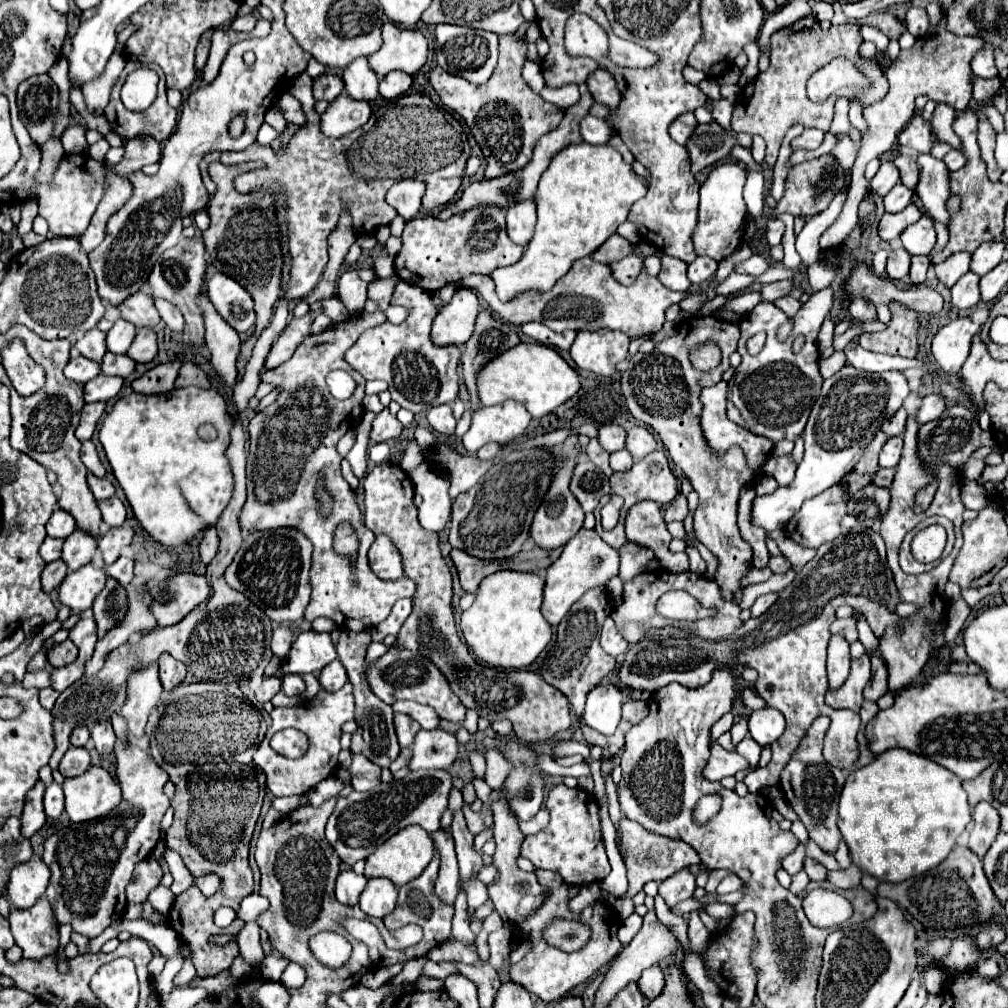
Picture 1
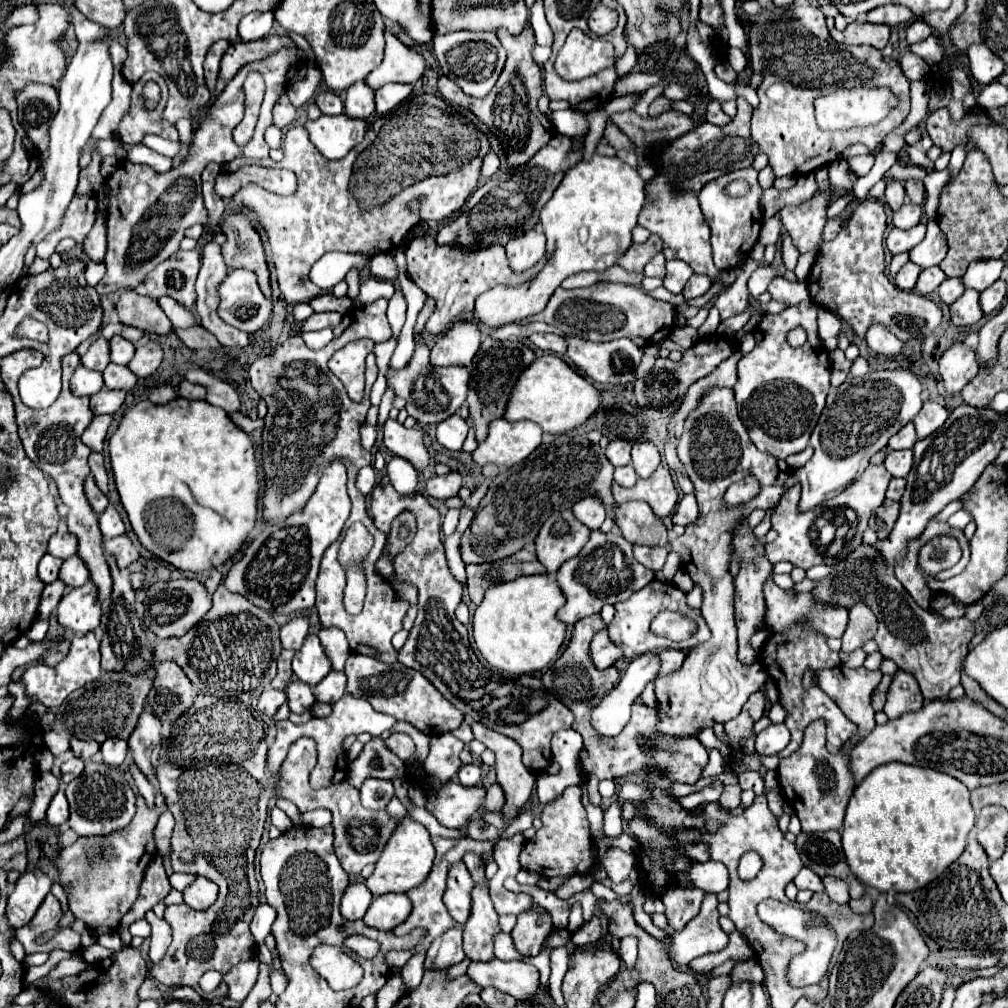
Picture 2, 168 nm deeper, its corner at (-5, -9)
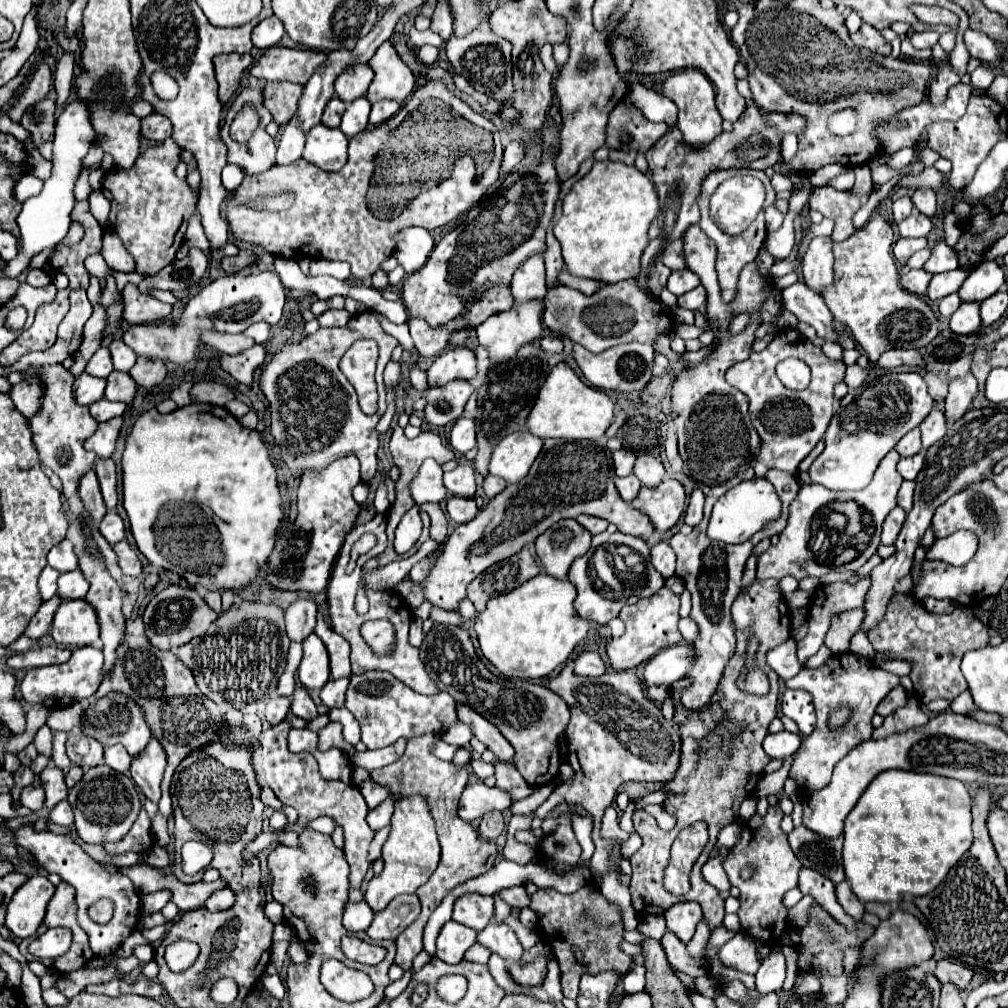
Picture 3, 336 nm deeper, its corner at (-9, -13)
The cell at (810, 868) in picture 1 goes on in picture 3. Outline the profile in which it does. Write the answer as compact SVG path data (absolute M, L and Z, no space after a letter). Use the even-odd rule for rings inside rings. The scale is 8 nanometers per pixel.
M840 882L836 886L836 896L846 914L850 914L854 920L860 920L864 916L864 904L852 894L852 890L848 890L848 882Z

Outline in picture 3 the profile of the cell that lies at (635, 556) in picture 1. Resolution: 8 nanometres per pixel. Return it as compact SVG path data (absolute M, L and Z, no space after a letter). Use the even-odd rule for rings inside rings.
M658 542L652 548L652 564L664 578L674 576L674 564L676 564L674 550L666 542Z

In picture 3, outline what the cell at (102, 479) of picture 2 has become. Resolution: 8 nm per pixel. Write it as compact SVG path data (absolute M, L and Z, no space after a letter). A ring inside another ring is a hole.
M110 458L108 460L98 460L96 462L96 474L98 474L98 480L100 480L100 488L102 488L106 508L114 510L116 502L118 502L118 496L116 496L116 466L114 466L114 462Z

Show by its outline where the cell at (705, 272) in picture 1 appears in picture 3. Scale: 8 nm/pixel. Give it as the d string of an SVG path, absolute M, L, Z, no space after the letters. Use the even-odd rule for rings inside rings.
M702 286L678 296L678 306L690 308L690 310L700 310L706 304L706 290Z

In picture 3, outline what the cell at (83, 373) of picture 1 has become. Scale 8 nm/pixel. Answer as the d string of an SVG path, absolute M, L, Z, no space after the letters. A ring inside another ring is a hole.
M84 372L74 380L74 400L82 406L90 406L96 400L104 398L104 386L106 386L106 380L94 378Z

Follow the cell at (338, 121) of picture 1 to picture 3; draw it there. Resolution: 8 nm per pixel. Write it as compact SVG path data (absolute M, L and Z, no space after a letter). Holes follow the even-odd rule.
M318 124L306 134L302 158L306 158L322 170L338 172L346 162L346 150L348 138L342 134L340 128L326 128Z

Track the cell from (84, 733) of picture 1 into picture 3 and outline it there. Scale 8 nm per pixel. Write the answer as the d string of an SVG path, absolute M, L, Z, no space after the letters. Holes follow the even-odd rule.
M78 732L78 734L68 734L68 742L66 742L66 752L68 758L72 760L72 764L82 766L82 768L92 768L102 764L104 760L104 748L98 740Z

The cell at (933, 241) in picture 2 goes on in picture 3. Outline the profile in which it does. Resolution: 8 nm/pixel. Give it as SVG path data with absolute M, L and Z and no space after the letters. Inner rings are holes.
M938 242L932 250L932 258L924 264L924 270L930 274L940 274L940 272L950 272L960 268L958 262L958 254L946 244L946 242Z

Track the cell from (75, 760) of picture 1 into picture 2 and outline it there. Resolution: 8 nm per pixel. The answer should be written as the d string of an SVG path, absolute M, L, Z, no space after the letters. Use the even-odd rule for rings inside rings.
M70 758L68 762L62 764L62 782L72 782L84 772L84 760L82 758Z

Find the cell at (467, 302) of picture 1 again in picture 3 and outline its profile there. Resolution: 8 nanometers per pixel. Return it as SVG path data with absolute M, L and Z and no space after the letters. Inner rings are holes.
M468 346L450 348L440 354L426 370L428 386L444 386L452 380L470 380L476 376L476 356Z

